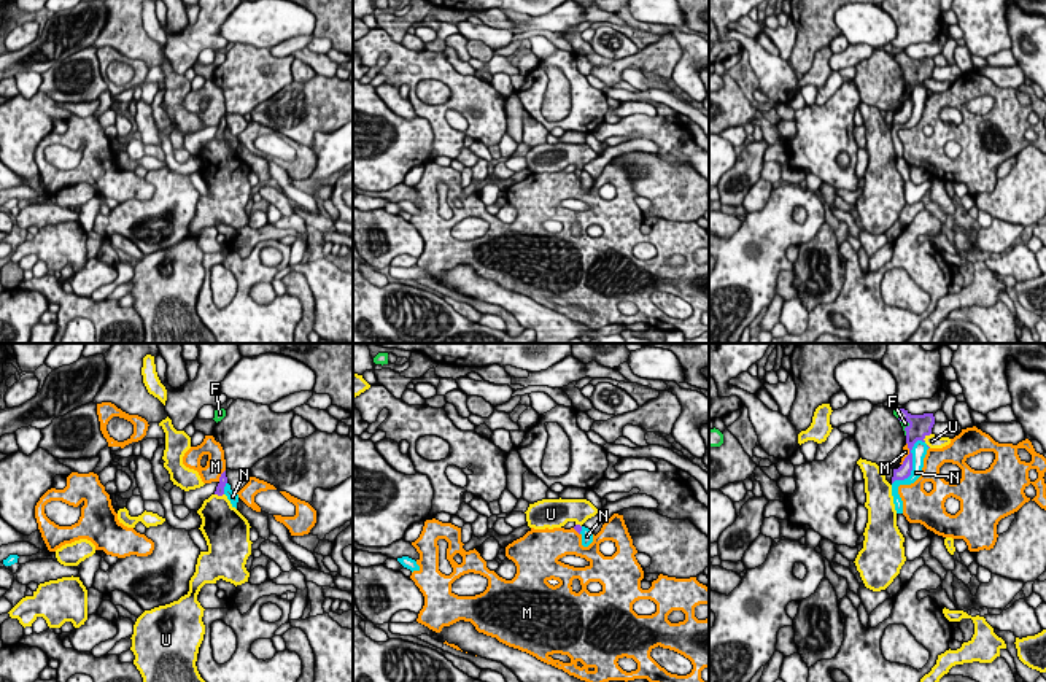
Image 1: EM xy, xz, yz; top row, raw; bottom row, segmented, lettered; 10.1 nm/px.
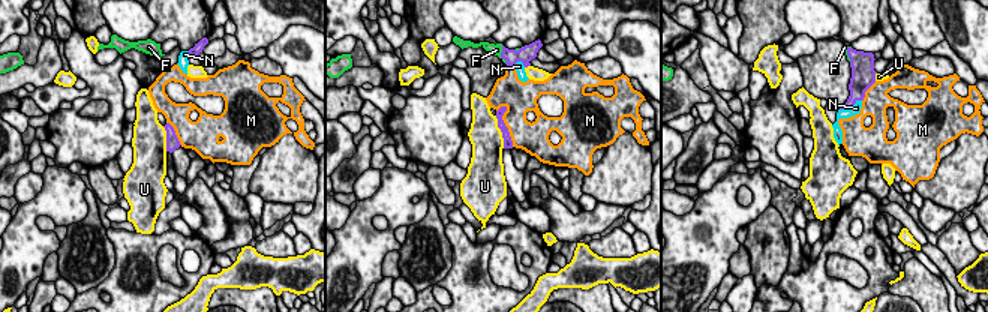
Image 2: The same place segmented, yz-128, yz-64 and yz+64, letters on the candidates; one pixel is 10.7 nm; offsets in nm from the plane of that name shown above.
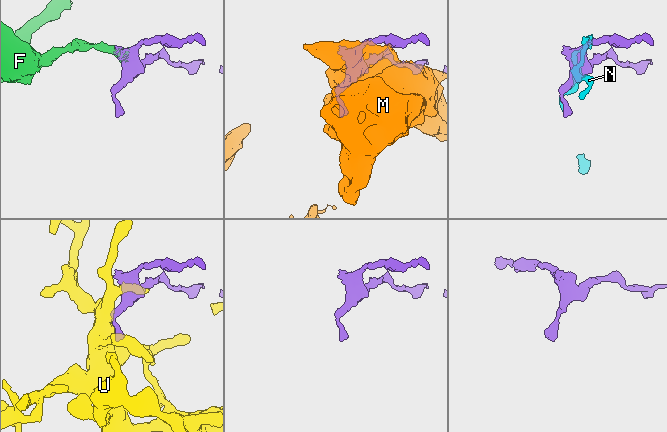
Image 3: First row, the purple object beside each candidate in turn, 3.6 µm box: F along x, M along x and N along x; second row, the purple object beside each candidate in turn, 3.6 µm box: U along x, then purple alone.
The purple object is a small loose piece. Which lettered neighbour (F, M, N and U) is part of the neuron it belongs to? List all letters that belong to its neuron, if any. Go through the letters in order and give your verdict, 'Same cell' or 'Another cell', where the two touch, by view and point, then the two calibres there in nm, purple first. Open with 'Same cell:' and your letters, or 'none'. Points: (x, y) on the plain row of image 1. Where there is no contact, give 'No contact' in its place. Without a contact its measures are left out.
Same cell: F
F: Same cell. Touches purple at yz (906, 70). Thickness 220 nm (purple) against 70 nm
M: Another cell. Touches purple at xy (221, 120). Thickness 100 nm (purple) against 190 nm
N: Another cell. Touches purple at yz (911, 107). Thickness 140 nm (purple) against 160 nm
U: Another cell. Touches purple at yz (925, 78). Thickness 220 nm (purple) against 140 nm

